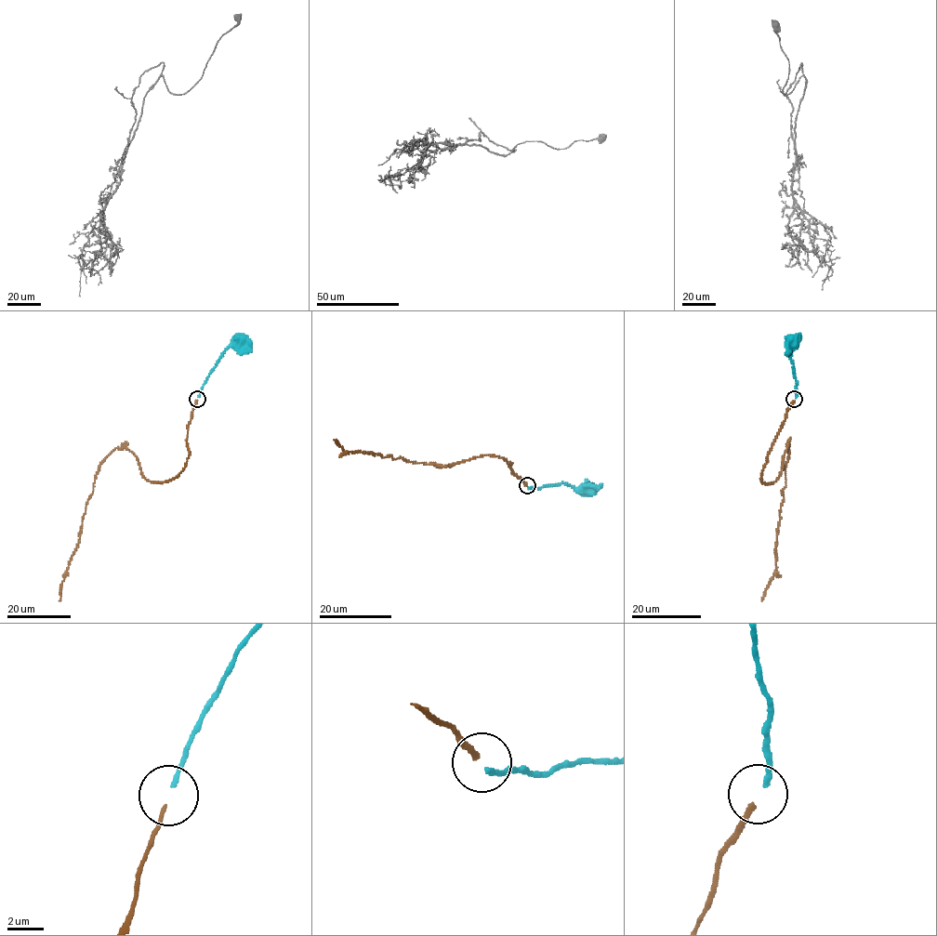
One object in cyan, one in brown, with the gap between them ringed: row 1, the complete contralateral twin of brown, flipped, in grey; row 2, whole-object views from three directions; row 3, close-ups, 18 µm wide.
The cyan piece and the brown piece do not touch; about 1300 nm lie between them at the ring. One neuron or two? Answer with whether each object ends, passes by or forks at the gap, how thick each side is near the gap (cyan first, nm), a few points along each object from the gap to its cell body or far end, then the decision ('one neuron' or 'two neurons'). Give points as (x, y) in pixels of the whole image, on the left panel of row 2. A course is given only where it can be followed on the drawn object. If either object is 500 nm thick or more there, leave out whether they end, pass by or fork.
cyan ends | brown ends | 280/240 nm | cyan via (198, 397), (220, 355), (236, 337), (241, 338) | brown via (197, 400), (188, 458), (174, 478), (146, 480), (125, 448), (117, 447), (99, 466), (59, 601) | one neuron

